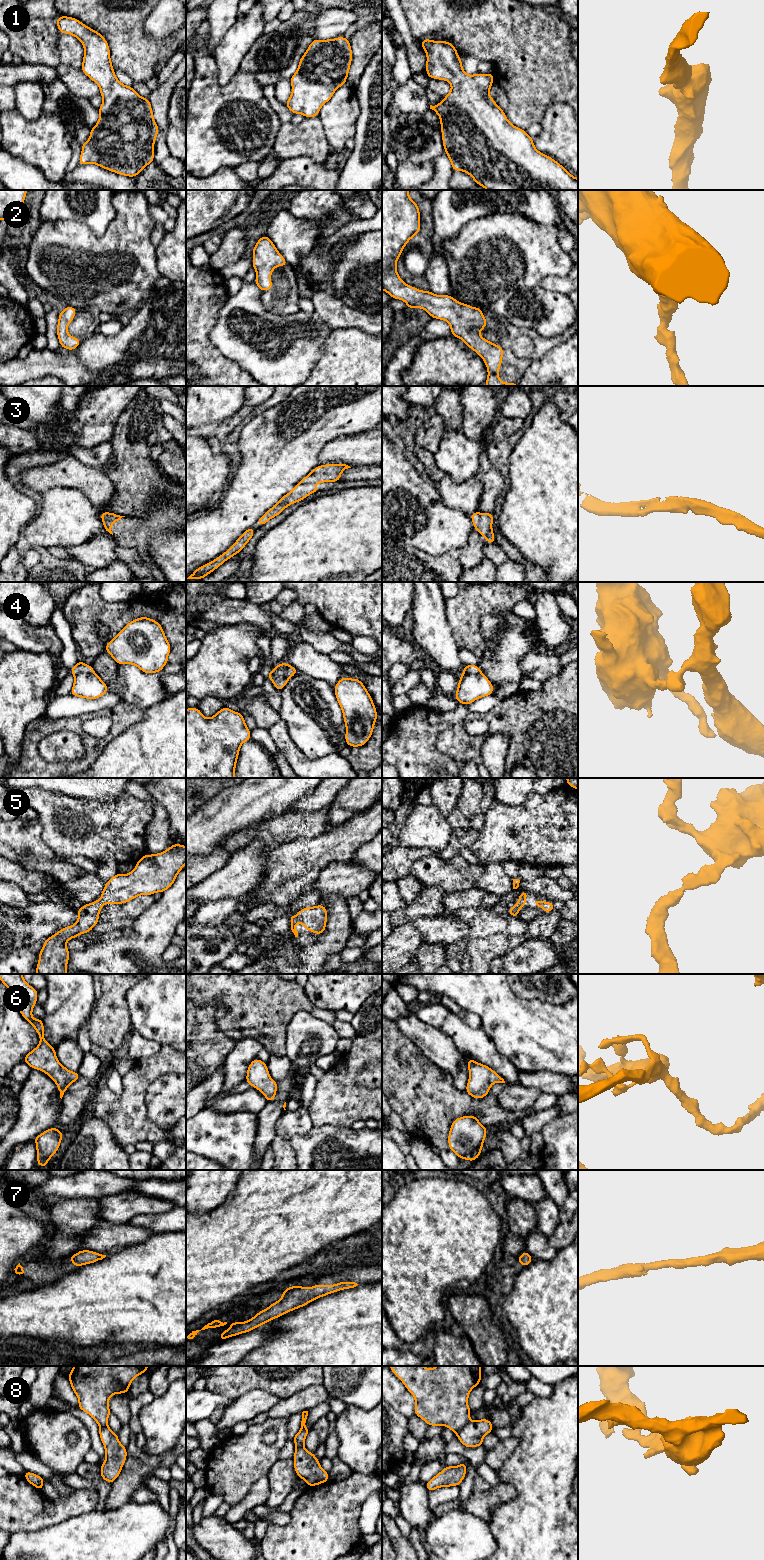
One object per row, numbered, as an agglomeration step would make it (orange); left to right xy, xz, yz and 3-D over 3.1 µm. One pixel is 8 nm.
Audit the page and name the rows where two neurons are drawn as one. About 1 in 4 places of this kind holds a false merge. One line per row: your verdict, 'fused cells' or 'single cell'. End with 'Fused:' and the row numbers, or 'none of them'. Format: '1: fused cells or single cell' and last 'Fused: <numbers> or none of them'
1: single cell
2: single cell
3: single cell
4: fused cells
5: single cell
6: single cell
7: single cell
8: fused cells
Fused: 4, 8

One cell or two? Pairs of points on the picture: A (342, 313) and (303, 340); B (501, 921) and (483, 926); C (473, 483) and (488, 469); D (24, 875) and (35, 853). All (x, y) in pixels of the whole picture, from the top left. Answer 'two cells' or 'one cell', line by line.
A: two cells
B: one cell
C: two cells
D: two cells

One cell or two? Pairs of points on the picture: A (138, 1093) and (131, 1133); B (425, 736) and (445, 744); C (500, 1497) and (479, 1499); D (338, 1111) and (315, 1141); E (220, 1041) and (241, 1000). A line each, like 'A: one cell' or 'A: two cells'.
A: one cell
B: two cells
C: one cell
D: two cells
E: two cells

